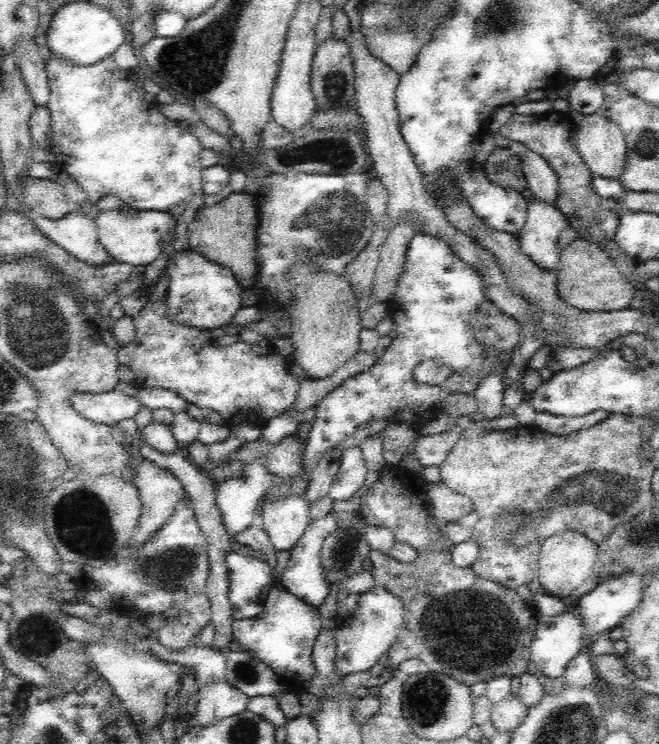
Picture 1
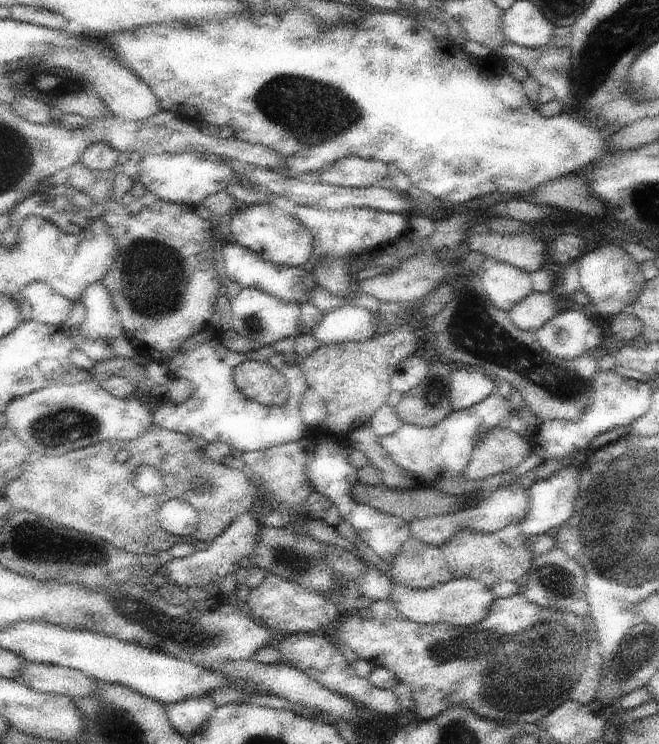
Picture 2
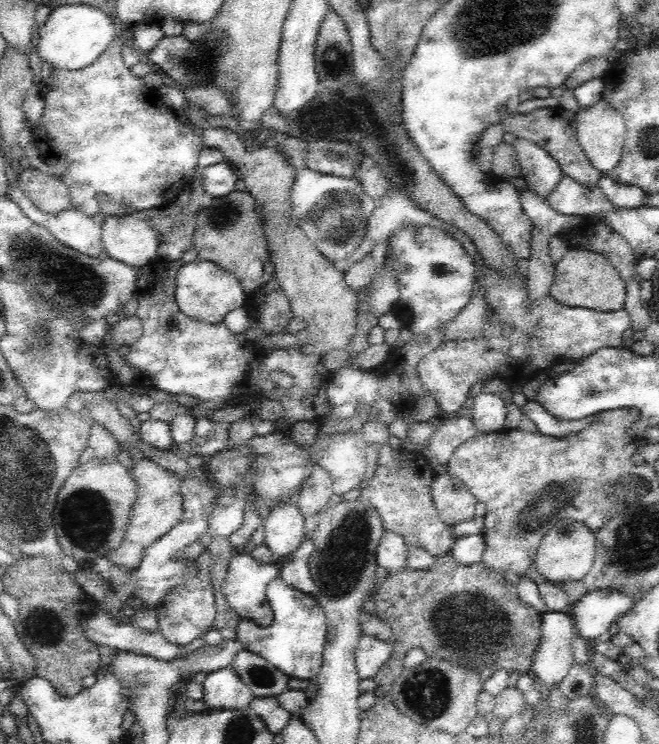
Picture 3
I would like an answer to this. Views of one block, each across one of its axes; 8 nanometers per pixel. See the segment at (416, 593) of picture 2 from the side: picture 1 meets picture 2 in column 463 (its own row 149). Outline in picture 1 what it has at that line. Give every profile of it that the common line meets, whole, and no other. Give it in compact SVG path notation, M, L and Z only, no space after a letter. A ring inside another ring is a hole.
M596 112L582 115L575 132L577 149L582 160L593 172L593 177L620 179L627 162L627 148L622 127L616 121Z

